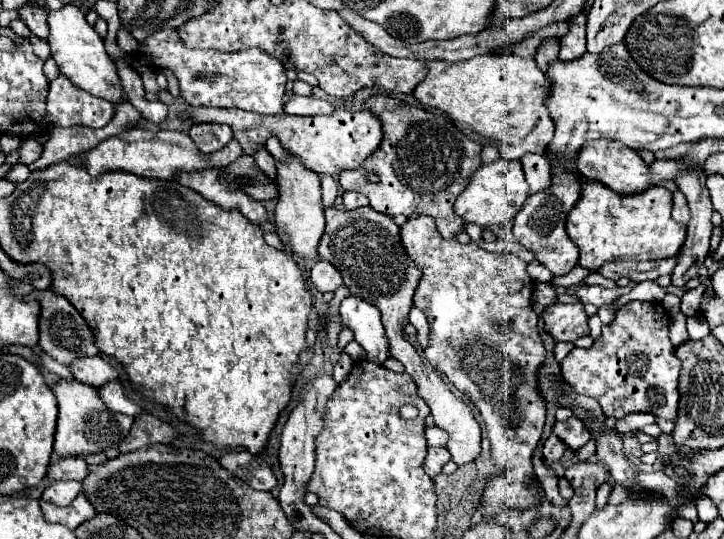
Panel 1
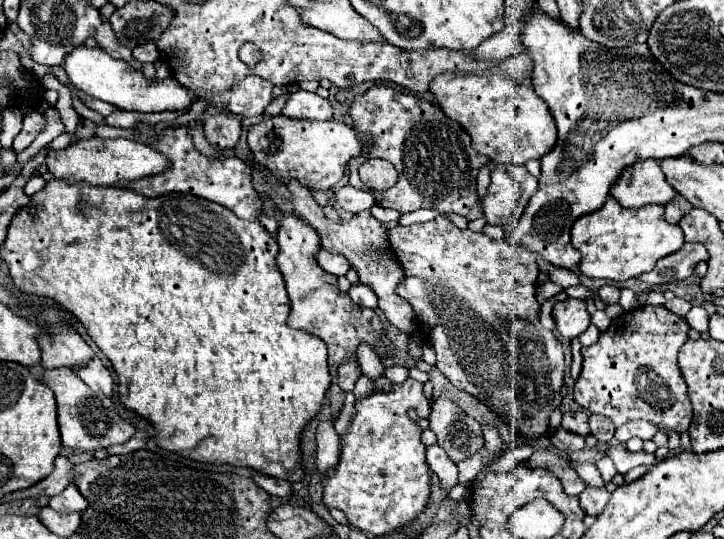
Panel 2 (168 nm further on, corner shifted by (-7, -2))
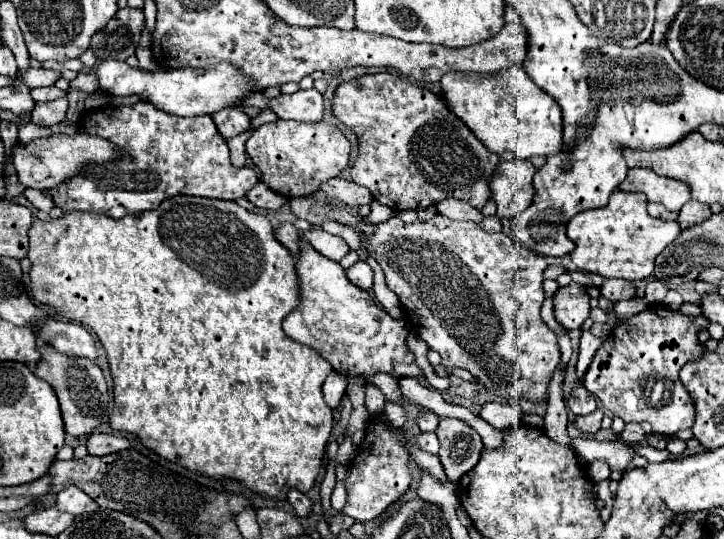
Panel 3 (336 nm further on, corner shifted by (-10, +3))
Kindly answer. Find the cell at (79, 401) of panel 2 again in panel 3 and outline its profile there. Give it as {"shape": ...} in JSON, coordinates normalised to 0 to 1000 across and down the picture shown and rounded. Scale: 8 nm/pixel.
{"shape":[[[58,640],[55,655],[58,655],[58,666],[52,670],[47,696],[72,714],[72,722],[83,744],[91,803],[99,811],[127,807],[130,796],[135,796],[144,785],[146,766],[149,766],[149,748],[152,748],[149,714],[146,714],[141,688],[133,677],[124,677],[124,670],[97,666],[97,662],[80,655],[69,640]]]}

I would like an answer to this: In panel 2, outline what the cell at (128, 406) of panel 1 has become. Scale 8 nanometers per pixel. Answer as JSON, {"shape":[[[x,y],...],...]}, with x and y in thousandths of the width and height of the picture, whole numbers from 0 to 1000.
{"shape":[[[128,660],[126,664],[126,679],[117,679],[117,686],[106,686],[106,698],[123,716],[128,720],[131,727],[142,727],[145,735],[153,738],[156,724],[159,724],[159,712],[156,712],[156,698],[153,690],[142,679],[142,672]]]}

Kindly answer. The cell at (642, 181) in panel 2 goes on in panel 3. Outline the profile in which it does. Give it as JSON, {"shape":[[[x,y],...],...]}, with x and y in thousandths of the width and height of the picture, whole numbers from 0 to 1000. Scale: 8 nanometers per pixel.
{"shape":[[[876,310],[867,328],[856,340],[856,354],[881,354],[895,365],[895,373],[914,377],[925,391],[939,391],[939,384],[953,369],[953,351],[942,336],[914,328],[901,314]]]}

